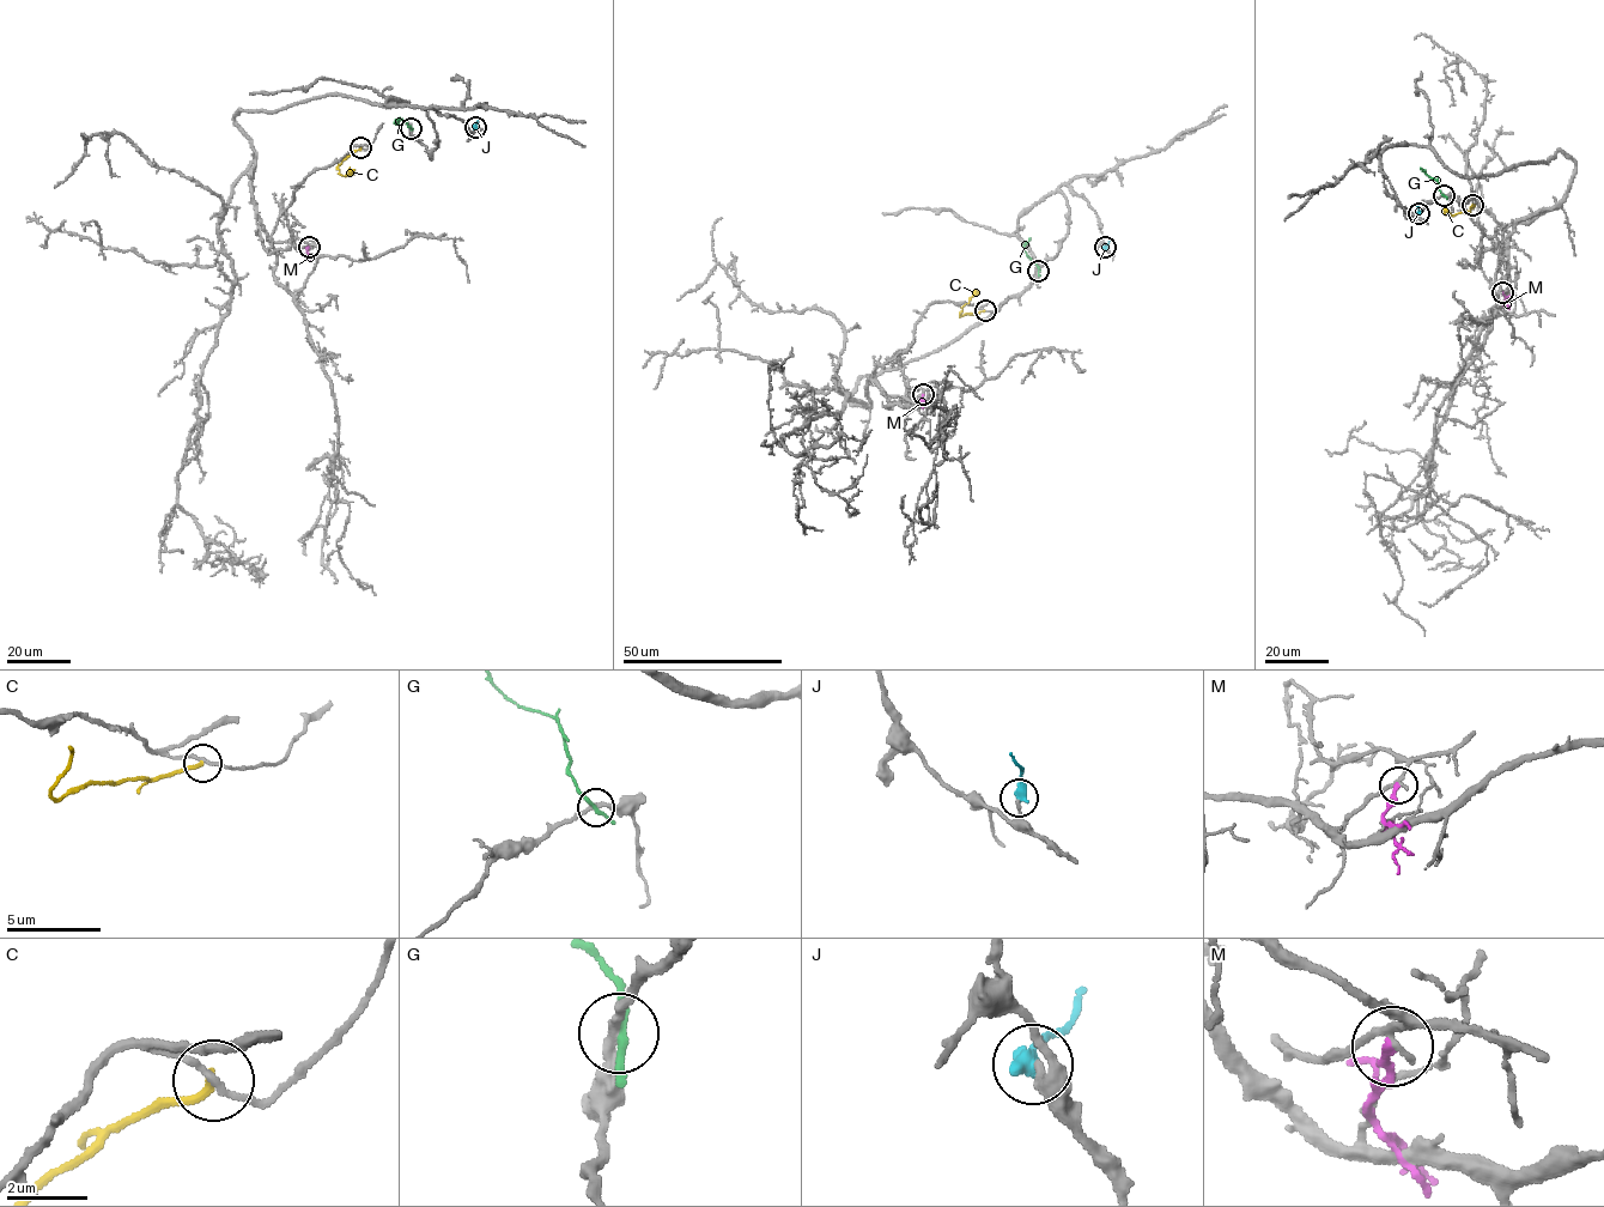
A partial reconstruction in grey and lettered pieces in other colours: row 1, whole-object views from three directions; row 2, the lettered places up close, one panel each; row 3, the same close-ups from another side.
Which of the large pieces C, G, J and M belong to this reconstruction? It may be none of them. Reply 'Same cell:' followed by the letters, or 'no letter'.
Same cell: no letter

